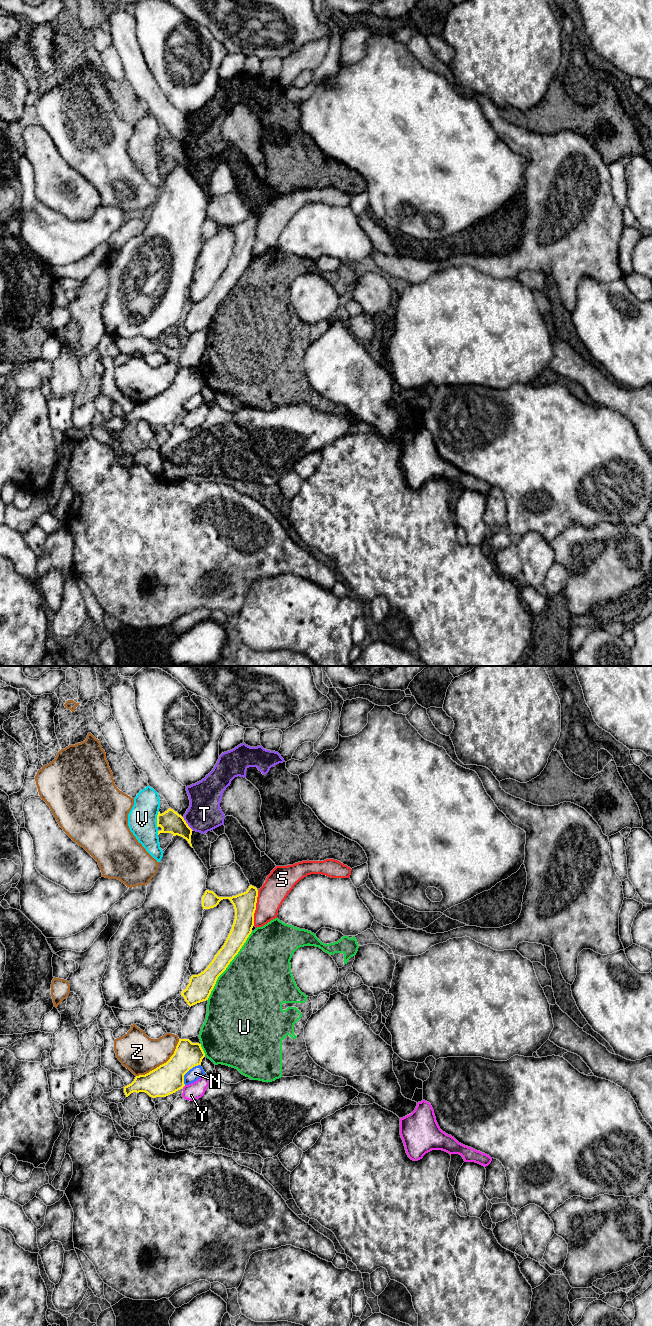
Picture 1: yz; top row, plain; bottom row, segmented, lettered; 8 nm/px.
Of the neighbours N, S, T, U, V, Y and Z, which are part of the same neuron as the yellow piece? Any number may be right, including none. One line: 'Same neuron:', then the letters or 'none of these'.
Same neuron: none of these

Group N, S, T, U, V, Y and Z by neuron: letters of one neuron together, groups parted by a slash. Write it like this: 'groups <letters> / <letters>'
groups N / S / T / U / V / Y / Z

